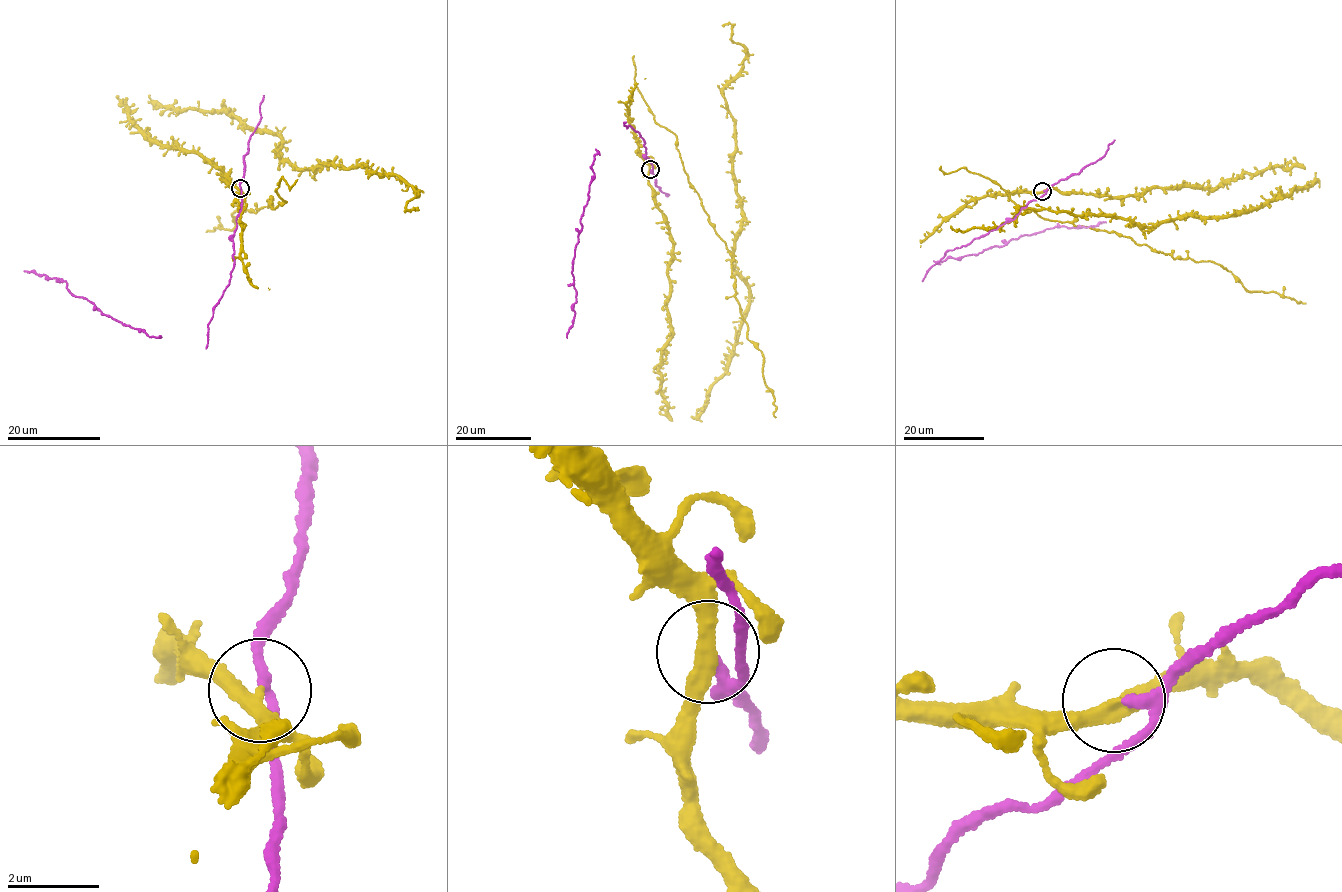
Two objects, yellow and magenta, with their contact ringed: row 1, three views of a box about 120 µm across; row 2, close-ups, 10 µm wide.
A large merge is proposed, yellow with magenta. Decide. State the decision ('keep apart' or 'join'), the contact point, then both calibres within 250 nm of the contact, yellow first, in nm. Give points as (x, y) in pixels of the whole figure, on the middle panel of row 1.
keep apart | (650, 169) | 340/180 nm

